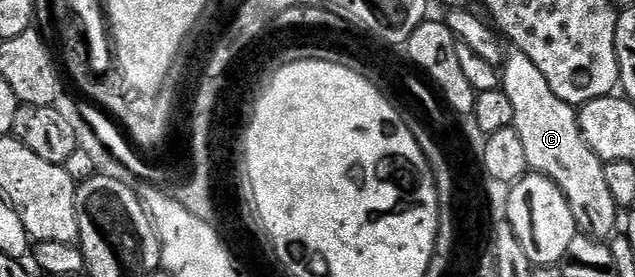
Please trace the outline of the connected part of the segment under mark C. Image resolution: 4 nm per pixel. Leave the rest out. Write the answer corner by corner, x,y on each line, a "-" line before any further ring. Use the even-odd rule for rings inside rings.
512,47
504,54
504,82
502,88
510,104
514,106
514,123
512,128
518,131
522,138
522,144
526,151
526,163
533,173
541,173
543,177
549,177
557,187
566,195
566,203
570,203
570,211
574,211
576,228
588,237
608,239
617,232
616,213
618,206
614,195
610,195
610,183
606,183
605,162
601,161
596,152
586,143
586,139
580,134
580,118
577,110
570,103
558,99
554,91
550,91
550,83
546,83
546,75
534,67
534,59
529,59
522,50

